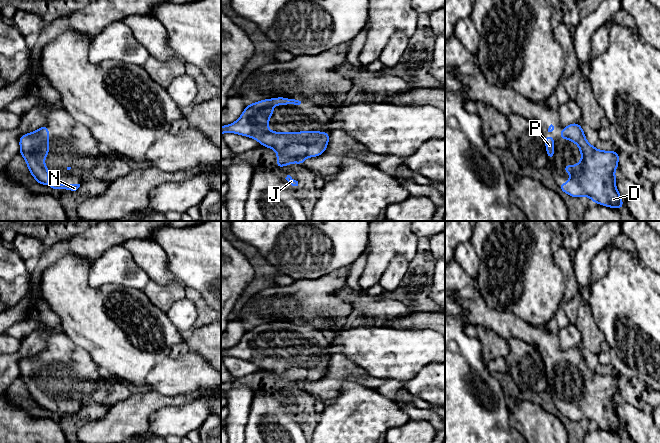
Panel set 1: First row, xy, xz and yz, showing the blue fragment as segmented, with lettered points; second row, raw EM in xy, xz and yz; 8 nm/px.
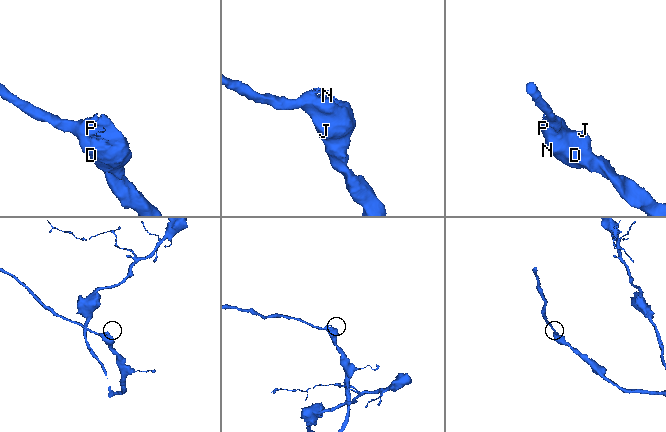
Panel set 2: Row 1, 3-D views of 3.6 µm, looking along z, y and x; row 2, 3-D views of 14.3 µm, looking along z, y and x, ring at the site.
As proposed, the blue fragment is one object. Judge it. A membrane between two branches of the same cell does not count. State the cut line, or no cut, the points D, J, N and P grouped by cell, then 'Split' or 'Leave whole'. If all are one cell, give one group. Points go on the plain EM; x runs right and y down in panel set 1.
No split. Groups: D J N P. Leave whole

